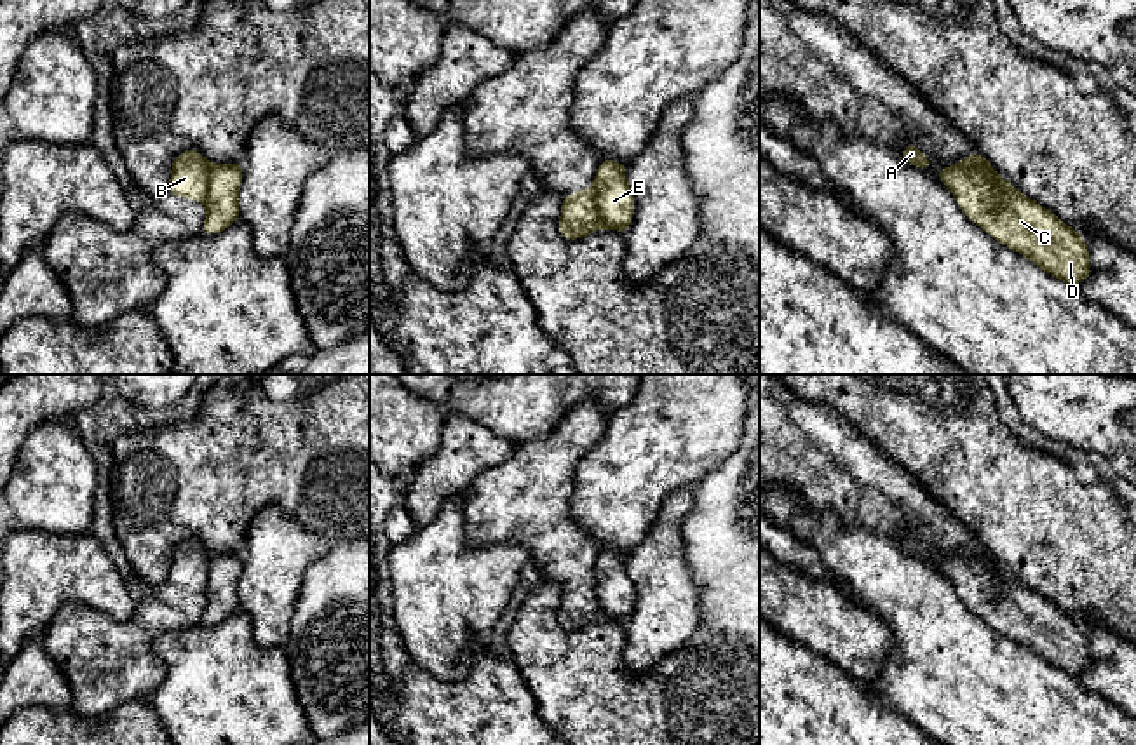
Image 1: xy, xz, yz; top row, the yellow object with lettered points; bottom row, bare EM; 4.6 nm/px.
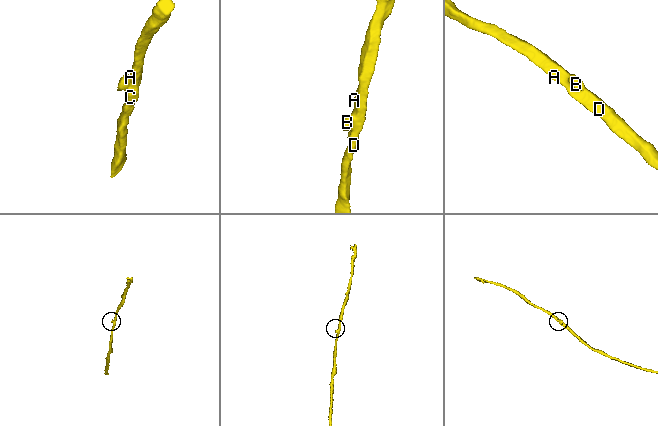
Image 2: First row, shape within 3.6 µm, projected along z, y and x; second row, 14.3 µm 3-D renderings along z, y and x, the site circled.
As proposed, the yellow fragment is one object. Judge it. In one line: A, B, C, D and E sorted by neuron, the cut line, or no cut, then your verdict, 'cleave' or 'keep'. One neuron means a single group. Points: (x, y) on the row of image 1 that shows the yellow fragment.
groups A C D E / B; cut yz (960, 162), (964, 166), (981, 164), (999, 176); cleave

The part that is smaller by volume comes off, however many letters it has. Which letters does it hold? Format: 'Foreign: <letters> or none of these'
Foreign: B

